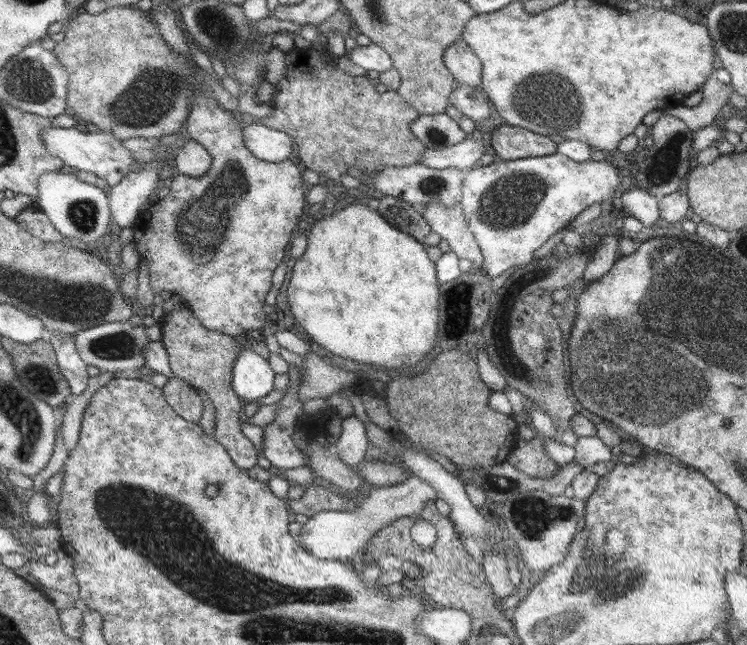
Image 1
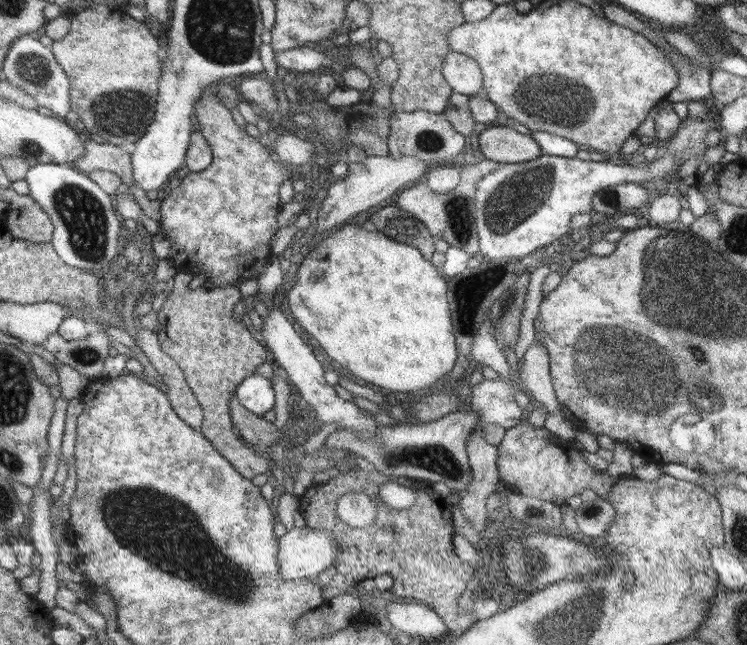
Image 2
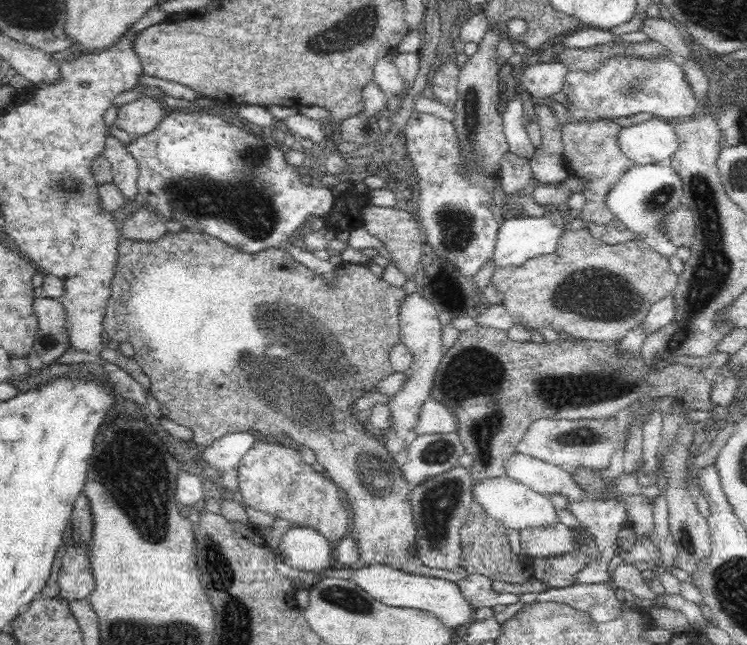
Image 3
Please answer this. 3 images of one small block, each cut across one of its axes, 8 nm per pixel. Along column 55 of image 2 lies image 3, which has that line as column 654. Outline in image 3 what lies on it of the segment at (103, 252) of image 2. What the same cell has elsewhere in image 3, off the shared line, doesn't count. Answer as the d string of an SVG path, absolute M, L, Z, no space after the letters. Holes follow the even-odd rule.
M669 163L634 165L606 192L604 206L613 218L633 234L634 240L643 242L646 248L652 248L653 252L669 259L675 256L678 247L662 228L666 216L681 208L682 197L682 181Z

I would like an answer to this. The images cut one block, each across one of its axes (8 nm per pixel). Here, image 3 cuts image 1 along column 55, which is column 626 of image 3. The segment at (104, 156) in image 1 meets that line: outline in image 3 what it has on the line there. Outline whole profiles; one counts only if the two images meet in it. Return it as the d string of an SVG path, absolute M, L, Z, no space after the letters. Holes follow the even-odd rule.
M658 117L622 127L617 134L618 148L635 165L667 163L677 151L673 125Z

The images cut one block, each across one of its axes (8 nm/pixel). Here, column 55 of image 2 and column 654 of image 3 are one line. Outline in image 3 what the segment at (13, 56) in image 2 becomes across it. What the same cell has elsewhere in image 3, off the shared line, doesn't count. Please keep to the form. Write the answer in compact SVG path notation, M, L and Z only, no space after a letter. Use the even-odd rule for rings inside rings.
M614 57L604 62L594 73L575 71L566 74L562 92L572 100L572 106L568 106L570 114L574 118L590 118L586 121L595 121L604 116L616 118L648 112L652 117L661 118L672 125L699 116L702 110L686 88L680 66L670 62L672 59L666 57L658 61L646 61L644 58Z

